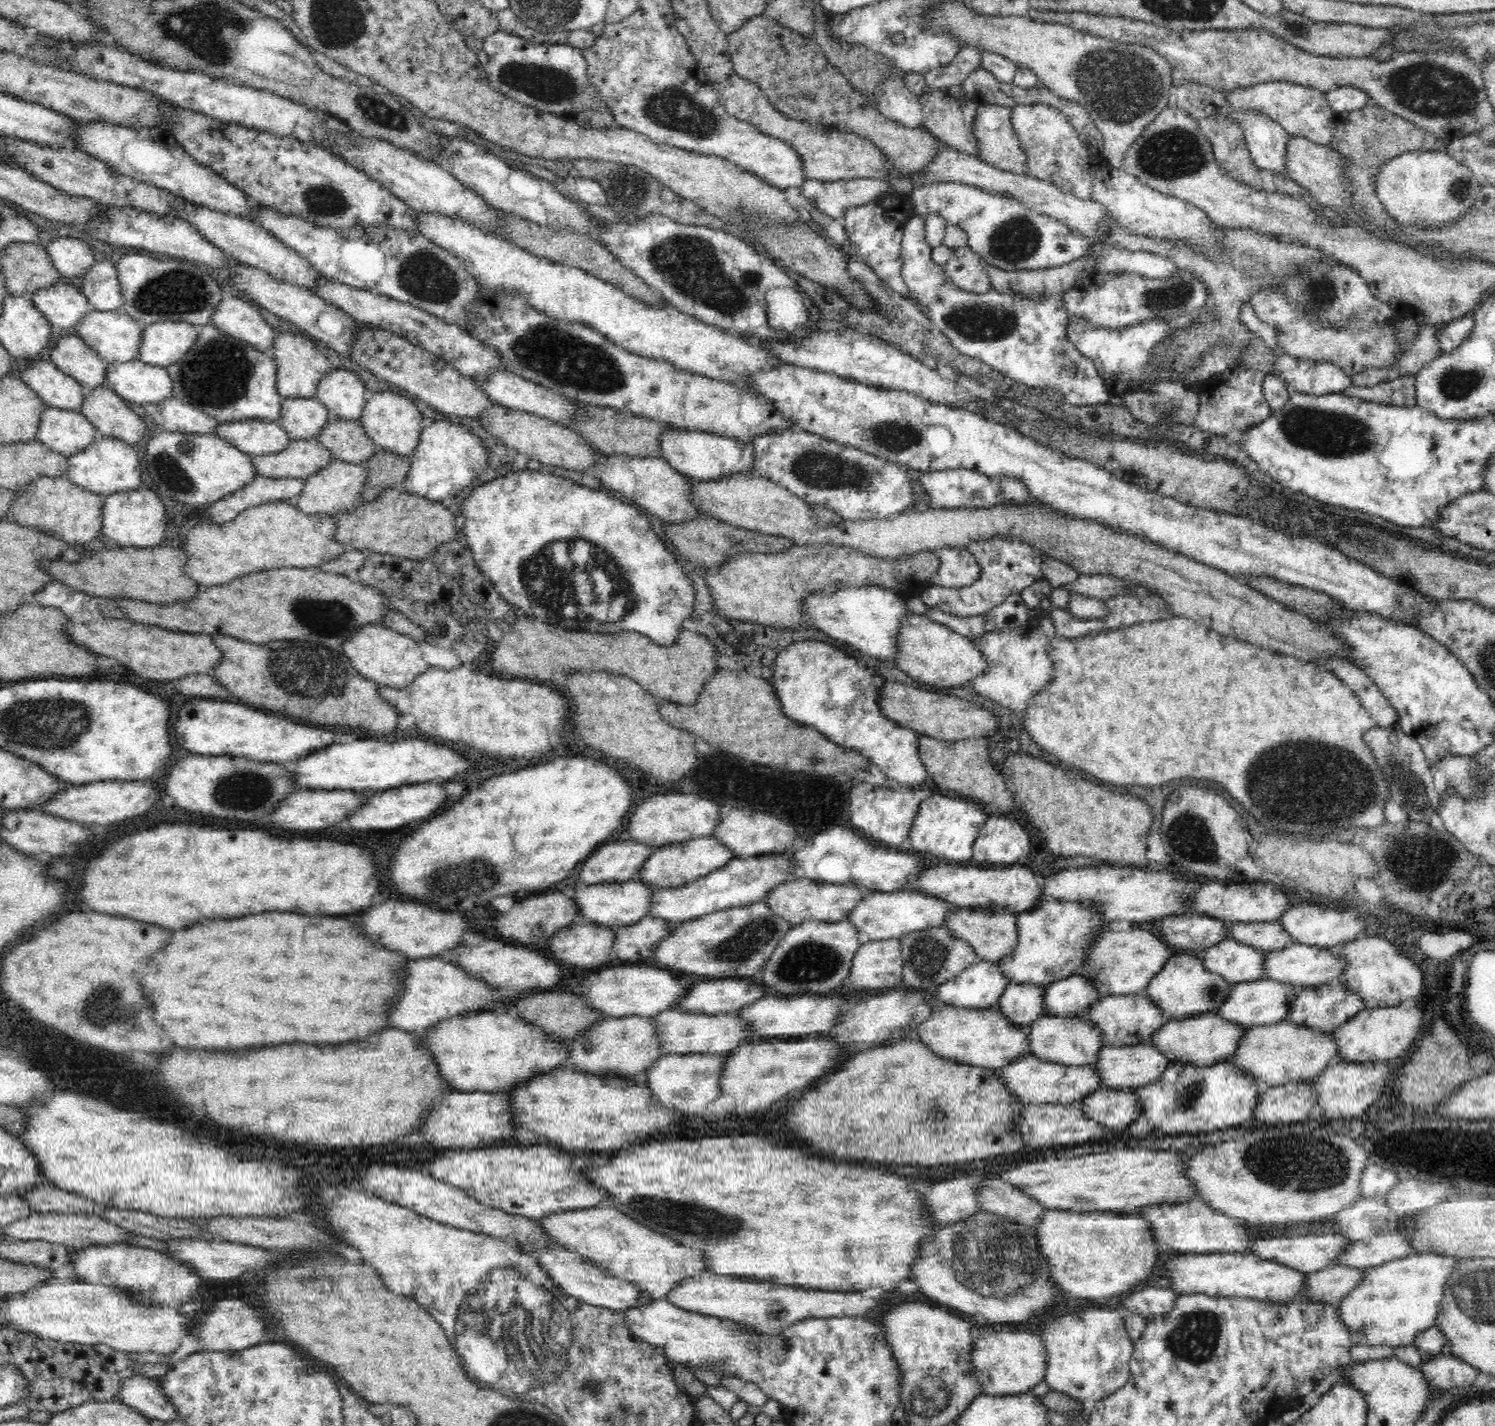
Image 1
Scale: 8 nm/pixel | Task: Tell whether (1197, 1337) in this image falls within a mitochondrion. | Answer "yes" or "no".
yes

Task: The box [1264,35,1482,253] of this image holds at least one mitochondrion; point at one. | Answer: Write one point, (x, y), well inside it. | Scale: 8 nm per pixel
(1427, 89)

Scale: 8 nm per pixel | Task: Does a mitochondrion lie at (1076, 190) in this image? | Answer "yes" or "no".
no

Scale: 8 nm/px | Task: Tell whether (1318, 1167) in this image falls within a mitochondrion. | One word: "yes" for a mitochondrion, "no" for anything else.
yes

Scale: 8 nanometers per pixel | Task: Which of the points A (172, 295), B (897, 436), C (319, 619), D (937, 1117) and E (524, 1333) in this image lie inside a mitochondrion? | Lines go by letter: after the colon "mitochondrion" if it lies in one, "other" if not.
A: mitochondrion
B: mitochondrion
C: mitochondrion
D: mitochondrion
E: mitochondrion

